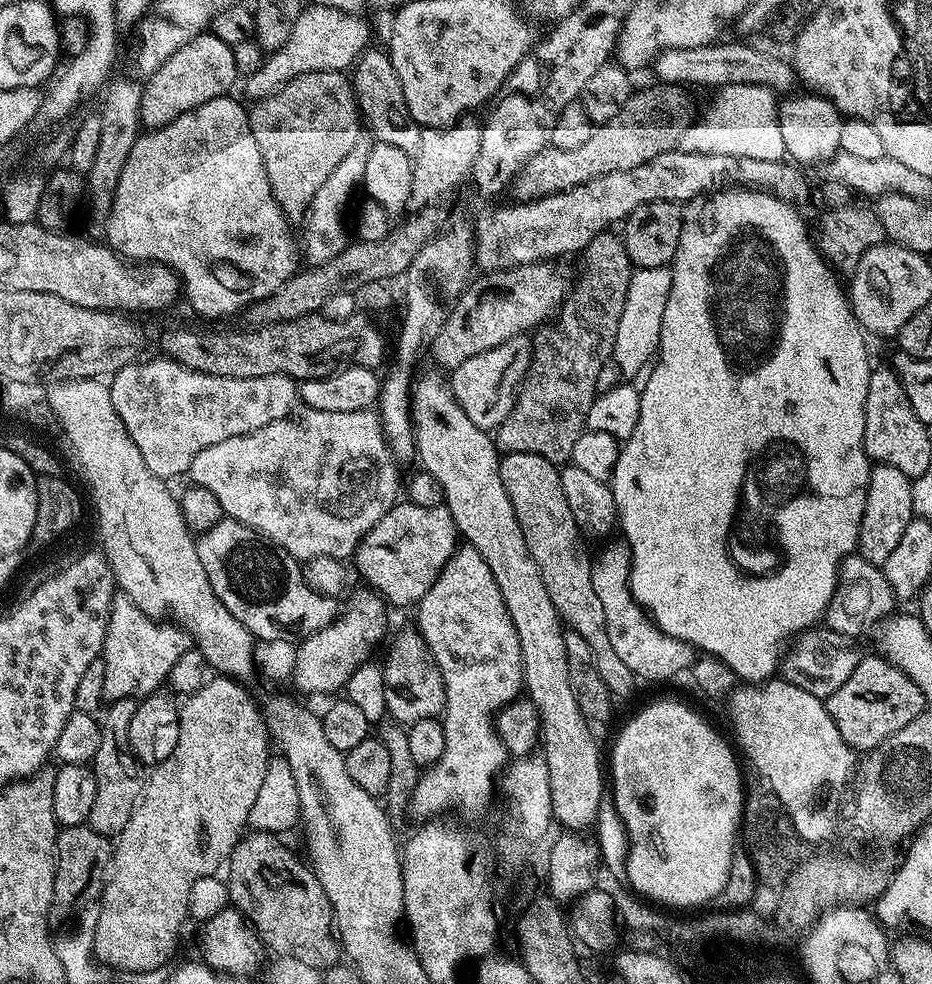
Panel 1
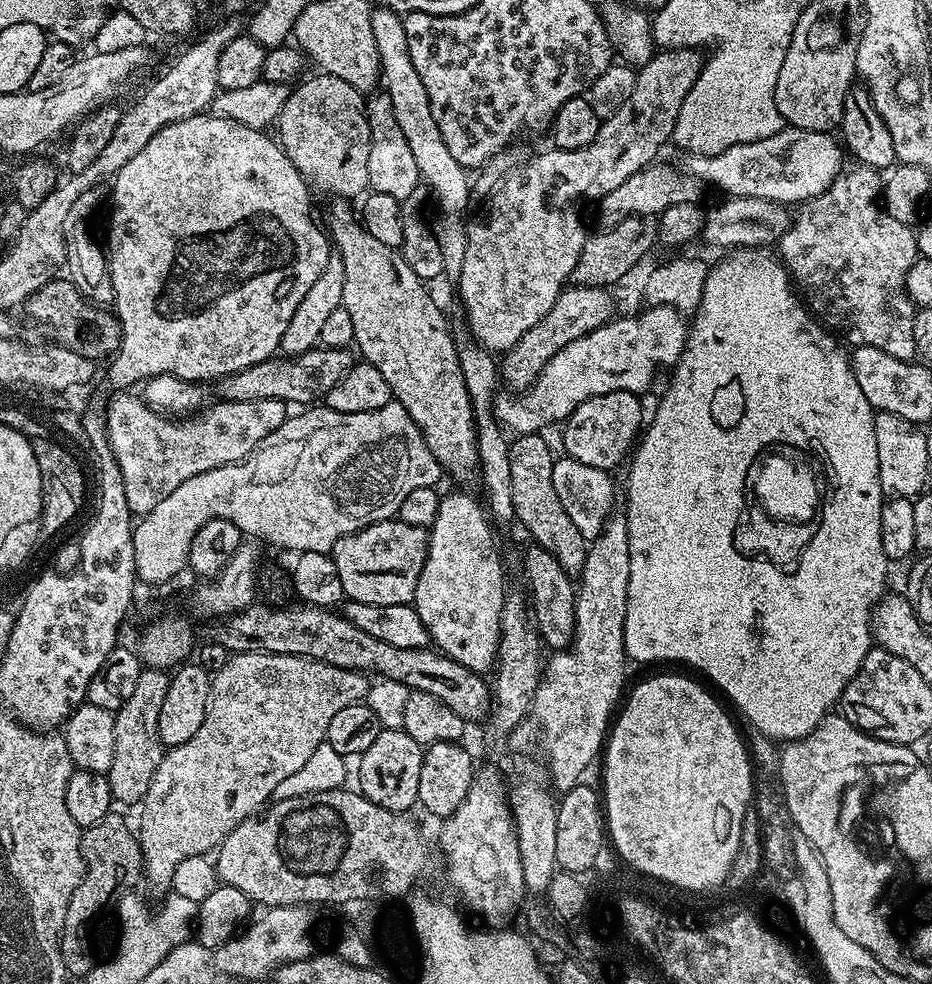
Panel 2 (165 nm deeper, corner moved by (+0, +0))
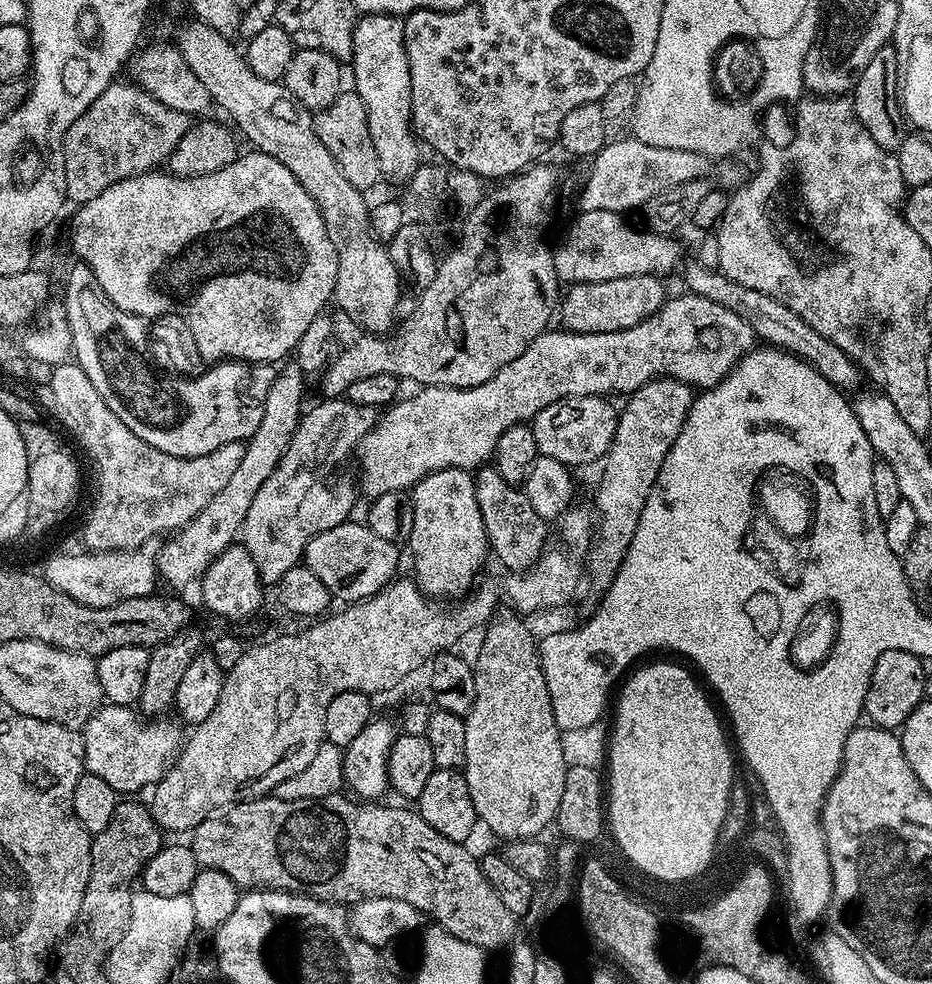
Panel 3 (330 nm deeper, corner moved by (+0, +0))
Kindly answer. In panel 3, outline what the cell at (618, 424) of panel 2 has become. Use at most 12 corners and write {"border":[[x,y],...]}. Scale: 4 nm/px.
{"border":[[567,396],[530,421],[537,453],[603,461],[620,421],[602,396]]}

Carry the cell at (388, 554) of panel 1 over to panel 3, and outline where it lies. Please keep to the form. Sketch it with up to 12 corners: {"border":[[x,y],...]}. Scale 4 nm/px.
{"border":[[367,523],[310,538],[302,563],[337,601],[397,579],[400,551]]}

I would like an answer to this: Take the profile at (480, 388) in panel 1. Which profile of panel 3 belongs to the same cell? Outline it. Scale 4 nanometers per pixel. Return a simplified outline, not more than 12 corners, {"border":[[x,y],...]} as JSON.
{"border":[[659,276],[573,283],[569,332],[638,326],[663,306]]}

